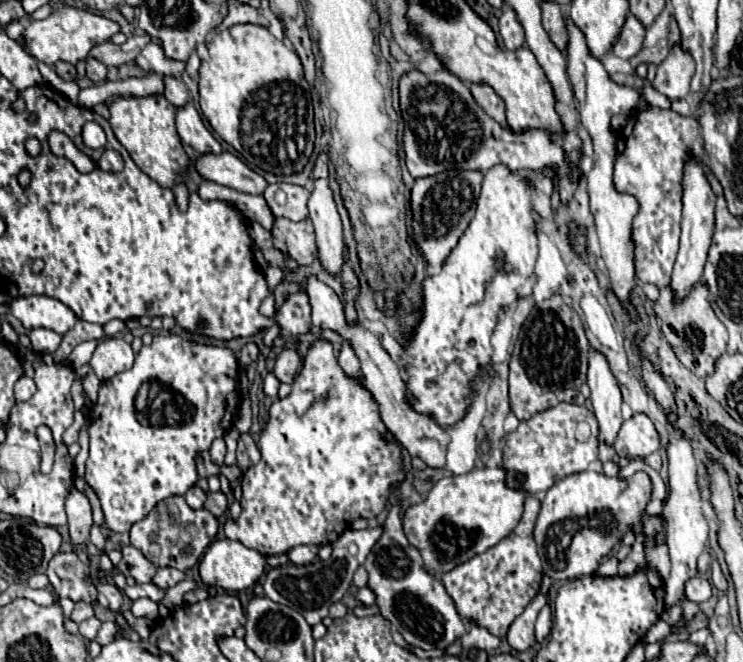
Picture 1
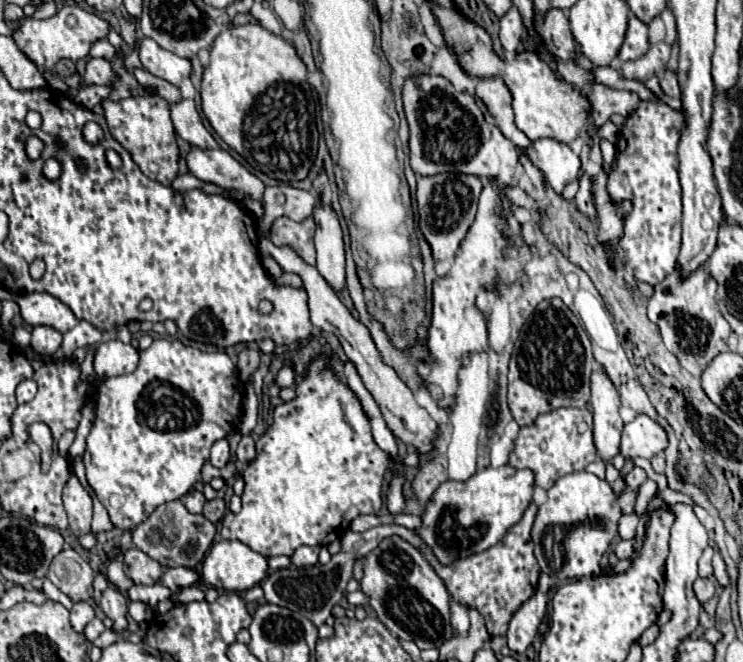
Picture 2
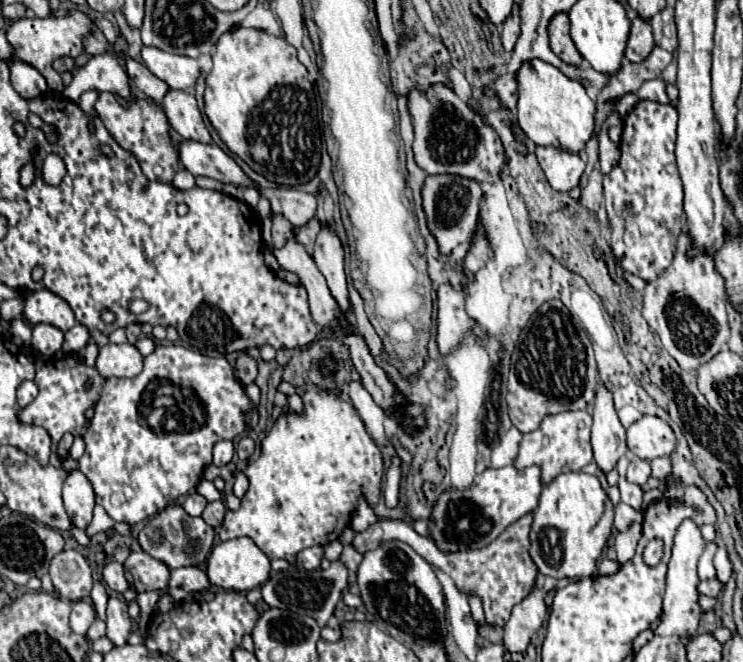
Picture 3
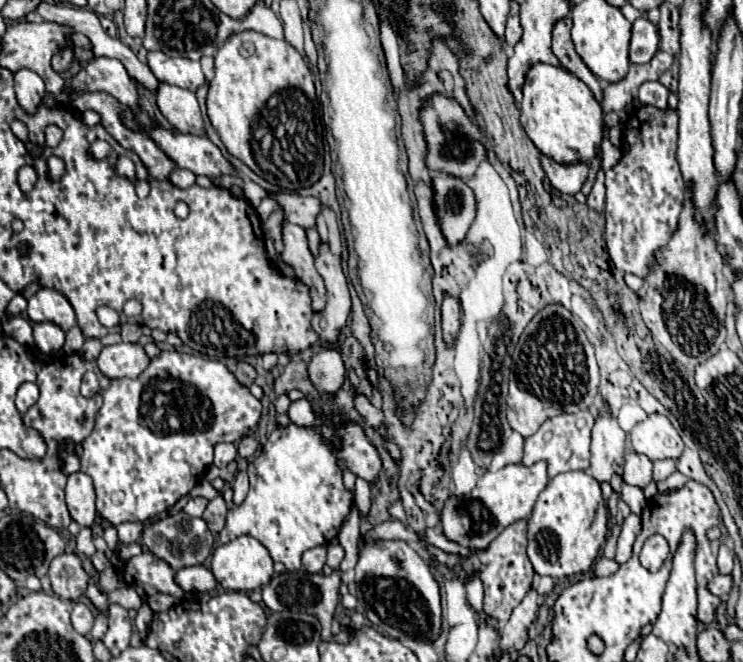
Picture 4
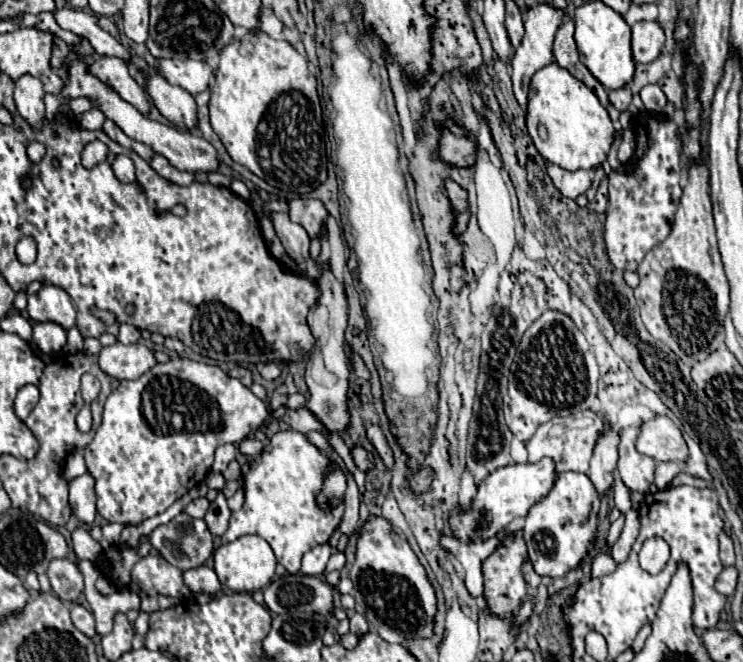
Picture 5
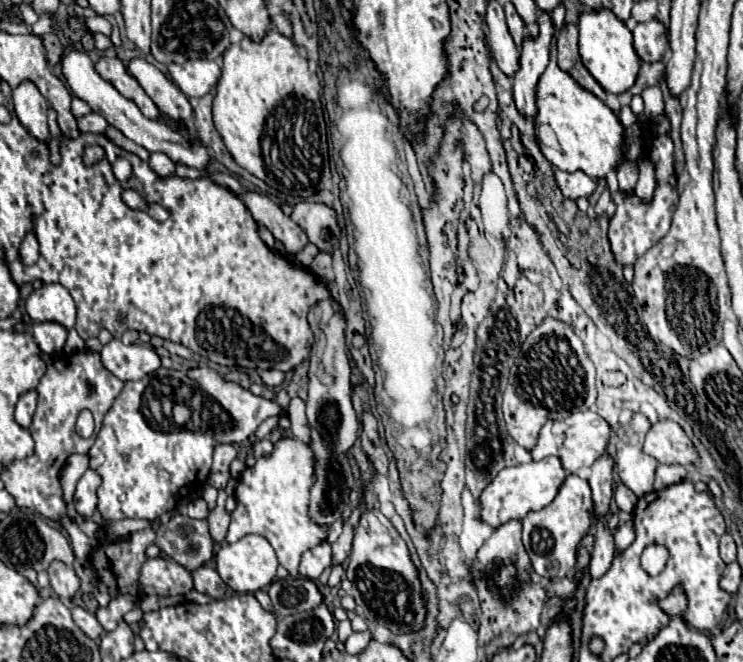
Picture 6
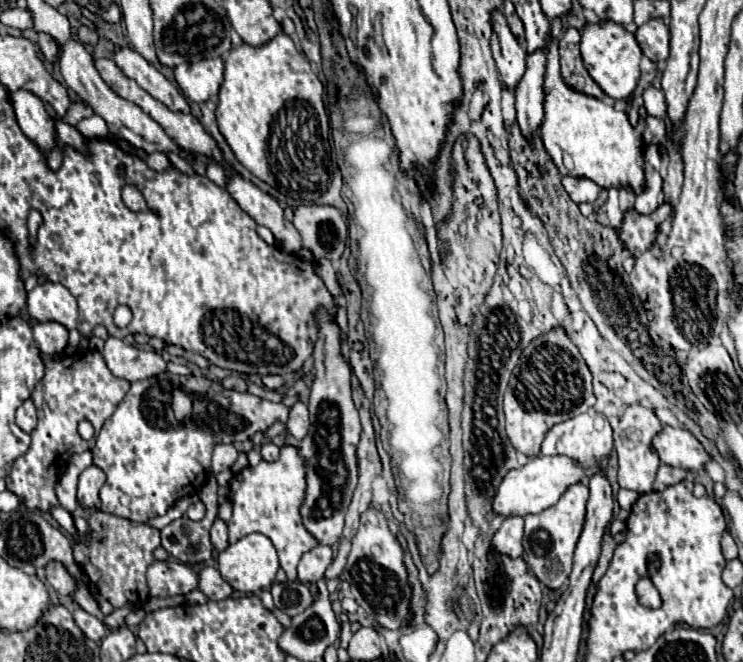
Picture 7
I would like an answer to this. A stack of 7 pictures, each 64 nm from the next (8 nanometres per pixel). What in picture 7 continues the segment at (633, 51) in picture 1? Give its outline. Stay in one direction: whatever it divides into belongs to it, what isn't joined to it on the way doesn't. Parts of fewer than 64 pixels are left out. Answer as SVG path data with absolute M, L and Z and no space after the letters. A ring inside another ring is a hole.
M652 18L636 30L636 40L642 48L642 54L648 56L654 64L664 62L670 56L670 30L662 18Z

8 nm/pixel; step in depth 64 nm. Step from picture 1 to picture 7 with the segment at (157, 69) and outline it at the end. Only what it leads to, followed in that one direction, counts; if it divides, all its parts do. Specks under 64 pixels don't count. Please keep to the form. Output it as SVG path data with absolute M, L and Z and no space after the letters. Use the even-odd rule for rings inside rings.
M200 60L194 64L182 64L174 68L174 78L184 92L184 96L192 102L208 102L208 98L216 98L224 80L224 60Z

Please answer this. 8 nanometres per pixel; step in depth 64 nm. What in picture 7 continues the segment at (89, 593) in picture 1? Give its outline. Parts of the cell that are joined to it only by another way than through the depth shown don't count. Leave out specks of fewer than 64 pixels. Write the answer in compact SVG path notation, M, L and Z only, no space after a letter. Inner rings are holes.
M50 562L50 564L46 564L46 580L48 580L48 584L56 592L60 592L64 596L72 594L74 588L76 588L72 576L66 572L66 568L64 568L62 562Z

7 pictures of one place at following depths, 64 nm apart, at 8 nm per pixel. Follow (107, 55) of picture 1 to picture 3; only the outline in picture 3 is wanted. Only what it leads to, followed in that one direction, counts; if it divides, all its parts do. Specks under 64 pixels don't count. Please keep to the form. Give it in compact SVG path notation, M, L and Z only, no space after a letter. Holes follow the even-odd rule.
M84 36L84 50L88 52L88 54L102 54L102 52L106 52L108 50L108 44L106 44L106 40L102 38L96 38L96 36Z

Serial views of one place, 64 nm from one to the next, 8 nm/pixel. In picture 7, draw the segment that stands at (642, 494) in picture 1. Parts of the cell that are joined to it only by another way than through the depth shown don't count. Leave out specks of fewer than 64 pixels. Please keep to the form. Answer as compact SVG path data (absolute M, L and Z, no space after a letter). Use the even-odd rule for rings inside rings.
M630 404L622 412L618 426L614 430L614 446L618 452L618 466L620 466L618 478L620 478L622 488L636 490L640 494L652 490L654 476L656 476L658 466L660 466L658 452L654 452L654 448L652 448L652 440L660 430L662 430L662 422L656 418L654 410L650 410L642 404ZM574 484L570 486L564 496L558 500L558 504L542 510L540 514L526 514L524 524L524 560L528 568L534 572L534 576L546 584L550 590L558 590L570 576L572 568L572 556L578 542L578 536L582 532L584 514L586 514L586 486Z

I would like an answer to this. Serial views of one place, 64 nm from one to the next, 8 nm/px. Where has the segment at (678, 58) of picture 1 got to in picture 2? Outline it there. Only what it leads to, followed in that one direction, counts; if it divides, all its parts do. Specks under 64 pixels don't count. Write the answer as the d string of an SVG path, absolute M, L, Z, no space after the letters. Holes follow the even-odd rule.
M664 72L662 78L660 78L660 86L662 86L662 90L664 90L666 96L680 98L680 88L678 88L678 80L676 80L674 72Z

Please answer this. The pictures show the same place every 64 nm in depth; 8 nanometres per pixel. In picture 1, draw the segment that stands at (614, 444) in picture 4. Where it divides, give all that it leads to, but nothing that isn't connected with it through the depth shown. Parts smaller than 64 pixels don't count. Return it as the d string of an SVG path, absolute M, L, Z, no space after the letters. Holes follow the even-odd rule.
M596 350L590 352L588 386L590 386L590 400L594 406L594 414L598 420L598 430L600 430L598 440L602 444L612 446L622 426L622 416L620 416L622 394L608 368L606 358Z

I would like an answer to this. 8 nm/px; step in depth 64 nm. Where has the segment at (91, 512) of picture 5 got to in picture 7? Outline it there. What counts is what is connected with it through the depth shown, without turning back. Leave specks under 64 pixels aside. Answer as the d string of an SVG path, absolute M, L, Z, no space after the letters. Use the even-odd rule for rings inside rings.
M88 466L78 478L78 500L86 508L96 508L100 504L98 492L106 482L106 474L98 466Z

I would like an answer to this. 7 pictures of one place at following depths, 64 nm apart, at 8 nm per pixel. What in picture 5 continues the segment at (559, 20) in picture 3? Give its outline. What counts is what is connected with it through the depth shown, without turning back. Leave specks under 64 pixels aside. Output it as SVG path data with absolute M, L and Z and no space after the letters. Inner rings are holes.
M566 18L558 32L556 32L556 40L554 40L554 58L556 62L566 68L574 78L578 78L580 82L584 82L596 96L598 100L608 106L608 92L604 90L604 86L588 72L588 68L580 62L578 58L578 50L576 50L576 42L574 42L574 22L570 18Z

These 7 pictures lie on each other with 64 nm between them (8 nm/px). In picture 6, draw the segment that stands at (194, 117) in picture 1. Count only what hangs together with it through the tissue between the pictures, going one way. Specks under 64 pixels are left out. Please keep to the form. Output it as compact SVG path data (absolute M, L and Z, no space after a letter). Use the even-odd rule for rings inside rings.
M130 58L128 72L138 80L144 92L154 100L154 104L174 120L190 120L192 106L182 90L170 82L156 66L146 62L144 58Z

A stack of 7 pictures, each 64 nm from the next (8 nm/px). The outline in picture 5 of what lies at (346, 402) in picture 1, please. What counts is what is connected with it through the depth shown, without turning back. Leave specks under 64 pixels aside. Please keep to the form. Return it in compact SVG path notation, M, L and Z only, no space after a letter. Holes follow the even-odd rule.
M286 430L274 434L270 444L250 464L250 470L244 476L244 506L232 512L230 526L222 536L222 542L226 544L244 534L256 534L272 546L278 564L282 564L290 574L296 574L300 570L302 554L328 542L344 514L342 504L332 512L322 512L314 498L322 488L322 472L328 464L330 460L322 456L322 452L310 444L302 432ZM354 448L352 450L352 456L354 456L354 460L356 460L356 466L360 468L360 470L368 470L368 468L372 468L372 456L364 450L364 448Z

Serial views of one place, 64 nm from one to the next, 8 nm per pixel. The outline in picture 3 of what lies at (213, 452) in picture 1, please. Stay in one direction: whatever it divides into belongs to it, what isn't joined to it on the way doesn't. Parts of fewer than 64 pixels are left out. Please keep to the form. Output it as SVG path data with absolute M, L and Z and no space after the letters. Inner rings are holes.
M222 440L214 446L214 464L216 466L224 466L232 460L234 456L234 444L228 442L228 440Z

